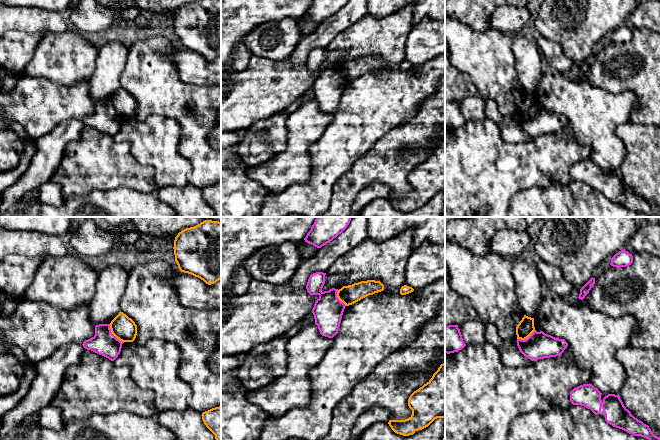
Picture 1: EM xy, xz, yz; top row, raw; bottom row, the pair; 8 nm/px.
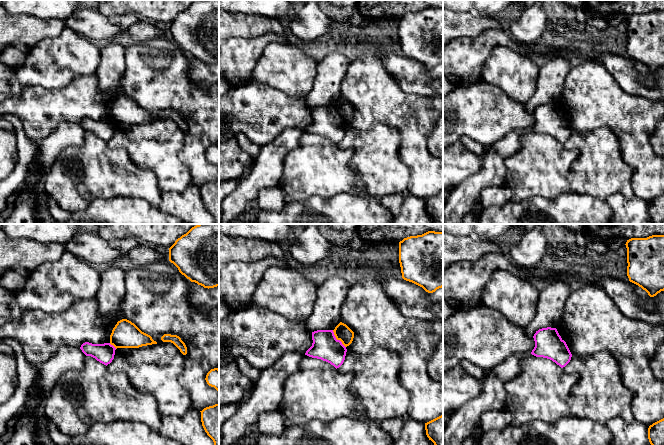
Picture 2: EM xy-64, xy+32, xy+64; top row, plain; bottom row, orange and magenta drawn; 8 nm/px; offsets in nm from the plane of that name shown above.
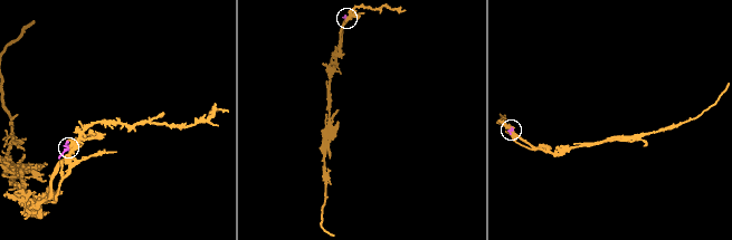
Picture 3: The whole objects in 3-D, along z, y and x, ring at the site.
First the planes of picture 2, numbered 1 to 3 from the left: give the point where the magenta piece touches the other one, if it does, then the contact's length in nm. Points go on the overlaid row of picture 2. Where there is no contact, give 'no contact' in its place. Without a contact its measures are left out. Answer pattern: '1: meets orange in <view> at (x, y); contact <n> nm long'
1: meets orange in xy-64 at (113, 345); contact 80 nm long
2: meets orange in xy+32 at (337, 339); contact 180 nm long
3: no contact

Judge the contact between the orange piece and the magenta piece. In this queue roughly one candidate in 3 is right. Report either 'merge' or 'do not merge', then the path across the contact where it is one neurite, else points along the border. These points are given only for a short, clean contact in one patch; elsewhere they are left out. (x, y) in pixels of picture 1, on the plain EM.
do not merge; border along xy (108, 100), (111, 108), (123, 118)

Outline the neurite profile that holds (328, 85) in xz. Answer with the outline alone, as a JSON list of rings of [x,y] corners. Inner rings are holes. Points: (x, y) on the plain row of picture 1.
[[[323,48],[311,50],[306,65],[310,71],[319,72],[312,89],[320,110],[333,114],[338,109],[346,81],[338,75],[338,65],[332,64],[329,67],[321,67],[325,60],[325,51],[326,49]]]

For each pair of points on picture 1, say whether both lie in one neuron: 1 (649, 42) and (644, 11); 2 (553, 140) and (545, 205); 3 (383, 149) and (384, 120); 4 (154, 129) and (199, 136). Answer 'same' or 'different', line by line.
1: different
2: different
3: different
4: different

